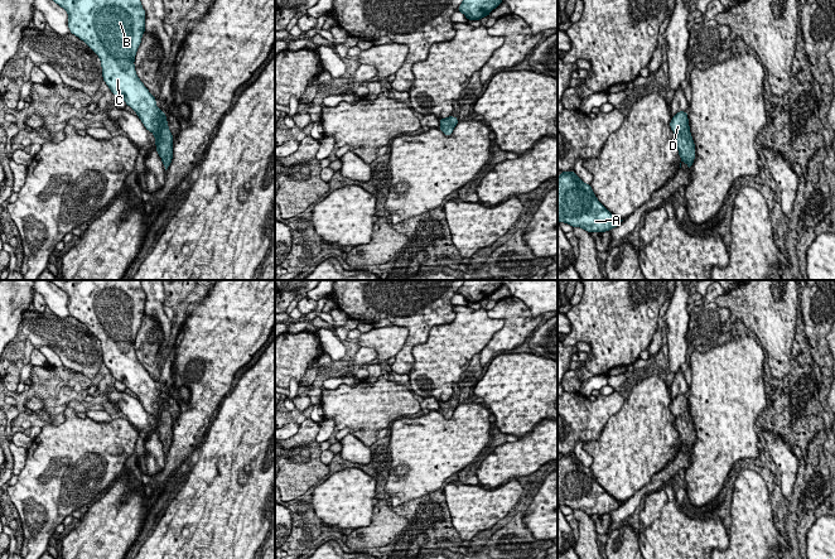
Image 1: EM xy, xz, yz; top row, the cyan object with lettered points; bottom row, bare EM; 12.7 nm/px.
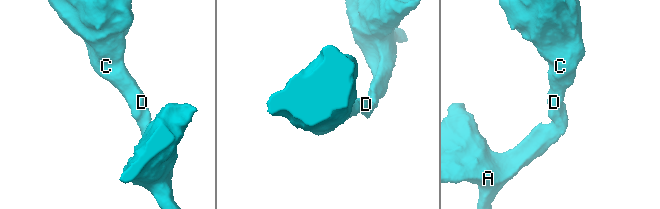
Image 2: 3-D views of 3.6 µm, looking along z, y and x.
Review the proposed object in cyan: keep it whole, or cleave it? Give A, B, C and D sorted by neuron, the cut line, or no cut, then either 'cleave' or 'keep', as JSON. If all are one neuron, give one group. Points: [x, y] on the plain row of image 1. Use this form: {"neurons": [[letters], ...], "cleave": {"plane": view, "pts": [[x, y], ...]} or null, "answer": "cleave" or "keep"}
{"neurons": [["A", "B", "C", "D"]], "cleave": null, "answer": "keep"}

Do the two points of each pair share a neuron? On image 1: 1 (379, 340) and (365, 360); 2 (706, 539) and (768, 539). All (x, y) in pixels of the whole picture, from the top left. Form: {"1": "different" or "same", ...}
{"1": "different", "2": "different"}

